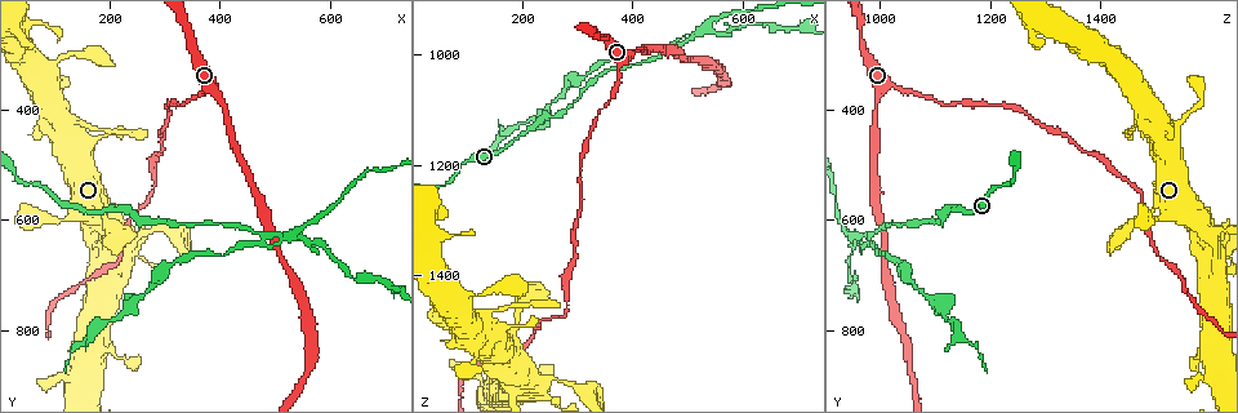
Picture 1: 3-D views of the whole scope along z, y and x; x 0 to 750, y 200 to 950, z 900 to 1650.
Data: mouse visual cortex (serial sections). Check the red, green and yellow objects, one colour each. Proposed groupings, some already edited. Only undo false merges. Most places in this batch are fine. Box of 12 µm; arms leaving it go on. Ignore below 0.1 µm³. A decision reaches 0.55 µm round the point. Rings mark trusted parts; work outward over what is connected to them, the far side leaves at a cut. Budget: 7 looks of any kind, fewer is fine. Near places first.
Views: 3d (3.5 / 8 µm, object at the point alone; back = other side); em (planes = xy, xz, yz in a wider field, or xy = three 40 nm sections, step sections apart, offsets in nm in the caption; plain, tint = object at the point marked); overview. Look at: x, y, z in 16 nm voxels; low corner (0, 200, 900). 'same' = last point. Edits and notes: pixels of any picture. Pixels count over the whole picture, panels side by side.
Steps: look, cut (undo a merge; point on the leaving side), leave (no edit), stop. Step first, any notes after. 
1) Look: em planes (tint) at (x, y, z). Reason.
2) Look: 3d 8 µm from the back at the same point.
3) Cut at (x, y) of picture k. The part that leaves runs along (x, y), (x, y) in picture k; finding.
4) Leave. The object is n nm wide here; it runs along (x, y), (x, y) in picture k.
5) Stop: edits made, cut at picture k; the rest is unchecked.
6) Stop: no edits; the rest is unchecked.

Look: 3d 3.5 µm at (80, 335, 1440). Sudden change in width.

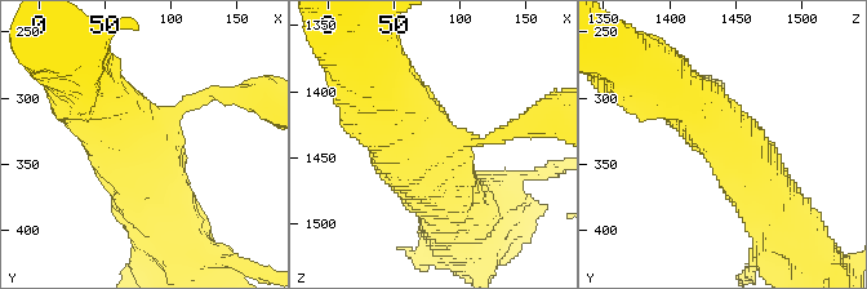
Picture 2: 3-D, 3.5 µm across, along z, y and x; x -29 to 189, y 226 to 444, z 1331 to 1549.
Look: em xy step 1 (tint) at (84, 332, 1446).

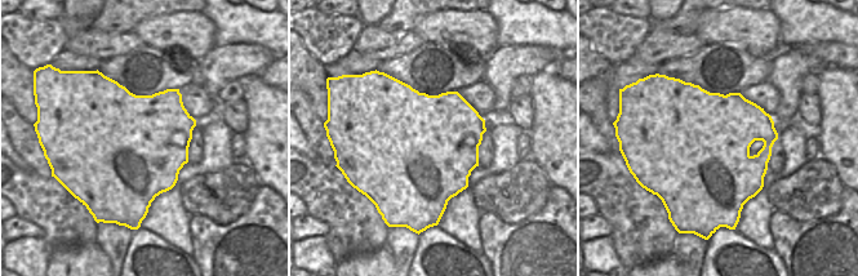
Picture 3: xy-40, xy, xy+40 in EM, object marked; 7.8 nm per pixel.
Leave. It runs along (786, 225), (747, 161), (688, 102) in picture 2; one cell here.

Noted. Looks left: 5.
Look: 3d 3.5 µm at (345, 265, 970). Calibre changes.

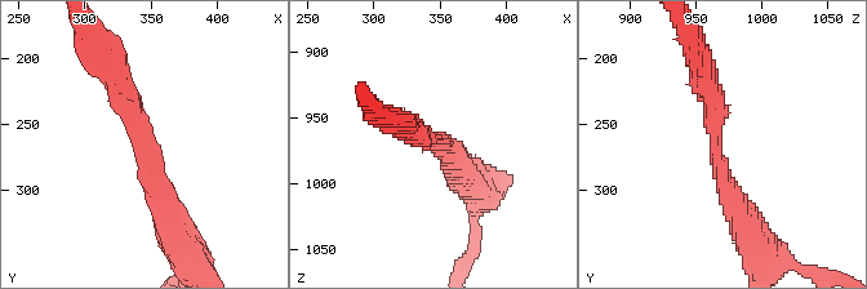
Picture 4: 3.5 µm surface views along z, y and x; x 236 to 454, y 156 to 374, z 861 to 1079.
Look: em xy step 5 (tint) at (344, 262, 968). The arms are 300, 350 nm wide; shape alone is not enough.

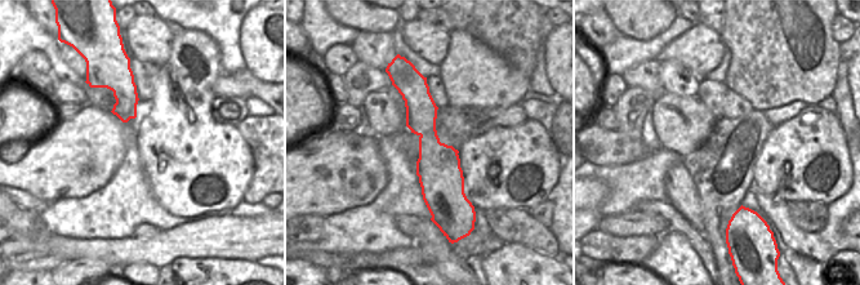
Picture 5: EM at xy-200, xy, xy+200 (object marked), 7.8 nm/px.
Leave. It runs along (169, 214), (130, 99), (106, 65) in picture 4; all the same cell.

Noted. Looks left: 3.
Look: 3d 3.5 µm from the back at (475, 630, 990). Side arm on a straight run.

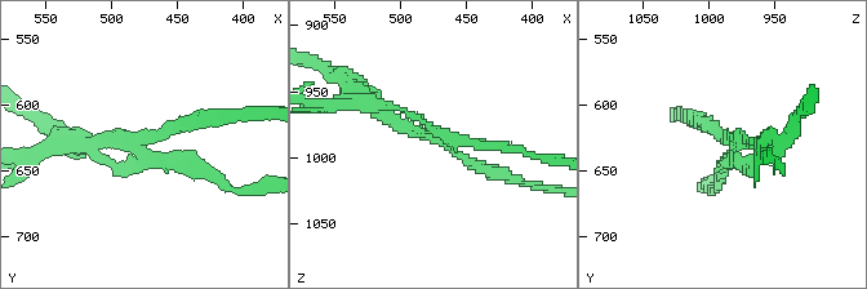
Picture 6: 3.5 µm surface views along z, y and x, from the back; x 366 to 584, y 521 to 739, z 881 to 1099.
Look: em xy step 1 (tint) at (472, 630, 986). 3 arms meet here; the arms are 150, 150, 150 nm wide; need the tissue.

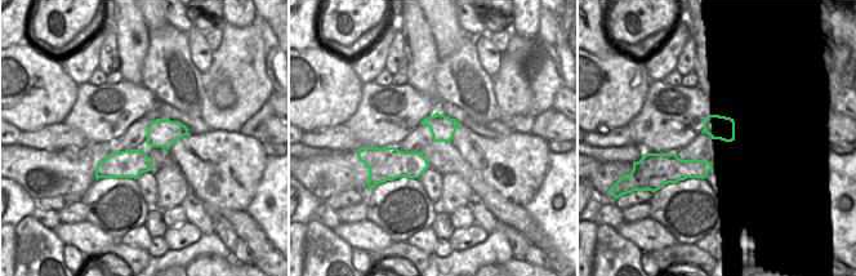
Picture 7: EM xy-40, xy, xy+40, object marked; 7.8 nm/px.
Look: em xy step 2 (tint) at the same point.

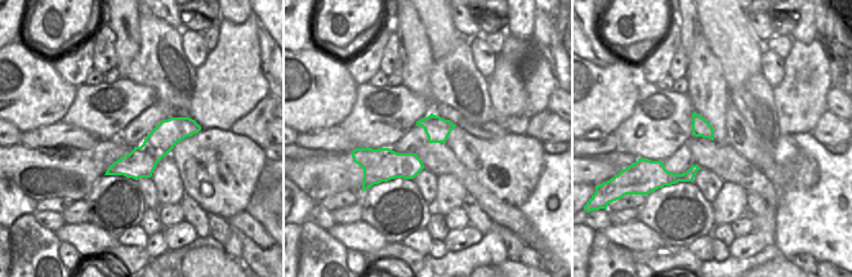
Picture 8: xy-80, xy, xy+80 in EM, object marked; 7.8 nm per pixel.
Cut at (472, 142) of picture 6. The part that leaves runs along (436, 133), (547, 159) in picture 6; two cells meet here.

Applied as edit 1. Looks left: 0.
Stop: edits made, cut at picture 6; the rest is unchecked.

